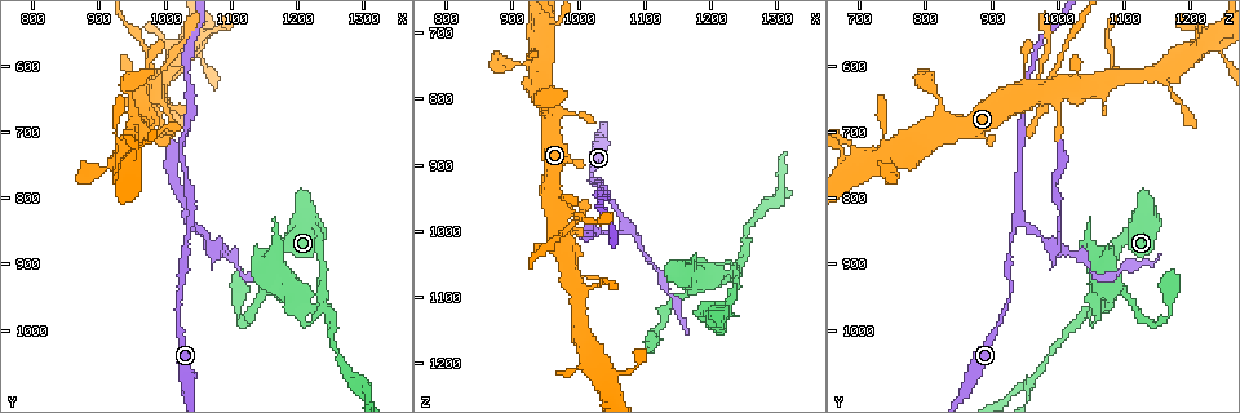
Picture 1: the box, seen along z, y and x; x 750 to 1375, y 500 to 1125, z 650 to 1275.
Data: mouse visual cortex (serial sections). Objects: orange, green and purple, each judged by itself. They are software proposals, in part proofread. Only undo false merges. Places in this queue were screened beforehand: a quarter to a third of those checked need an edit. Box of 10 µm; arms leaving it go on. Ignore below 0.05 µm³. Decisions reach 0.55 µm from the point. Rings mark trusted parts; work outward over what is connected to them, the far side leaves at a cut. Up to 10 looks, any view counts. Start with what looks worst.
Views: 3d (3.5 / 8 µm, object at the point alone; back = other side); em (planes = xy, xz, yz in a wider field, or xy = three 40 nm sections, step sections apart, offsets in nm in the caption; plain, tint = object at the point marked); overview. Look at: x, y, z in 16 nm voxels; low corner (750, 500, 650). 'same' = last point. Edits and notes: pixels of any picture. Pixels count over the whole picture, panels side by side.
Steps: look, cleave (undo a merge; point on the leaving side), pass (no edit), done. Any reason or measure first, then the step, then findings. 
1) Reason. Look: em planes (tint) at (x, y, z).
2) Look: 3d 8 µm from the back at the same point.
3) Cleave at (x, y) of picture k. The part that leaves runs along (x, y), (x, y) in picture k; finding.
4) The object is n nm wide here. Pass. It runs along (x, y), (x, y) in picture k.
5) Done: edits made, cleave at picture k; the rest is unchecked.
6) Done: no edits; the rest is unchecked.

Three arms meet. Look: 3d 3.5 µm at (1040, 835, 940).

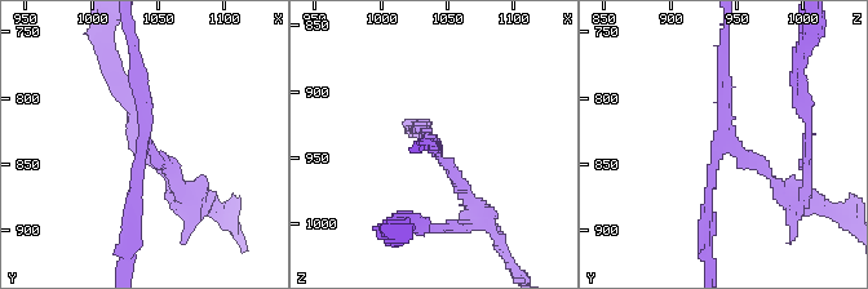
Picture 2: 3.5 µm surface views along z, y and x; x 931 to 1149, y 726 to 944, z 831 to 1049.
Look: em xy step 5 (tint) at (1038, 832, 940).

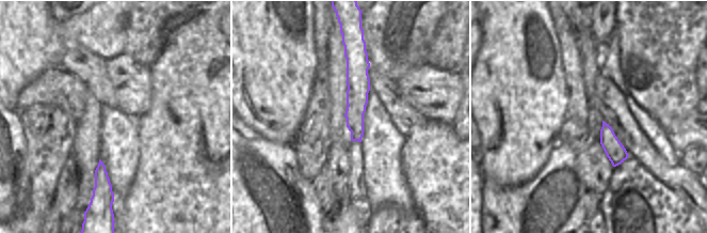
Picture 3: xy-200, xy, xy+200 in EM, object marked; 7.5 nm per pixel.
3 arms meet here; the arms are 150, 150, 200 nm wide. Cleave at (764, 169) of picture 2. The part that leaves runs along (727, 143), (791, 199), (807, 183) in picture 2; a second cell is stuck on.

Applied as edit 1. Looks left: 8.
Look: overview.

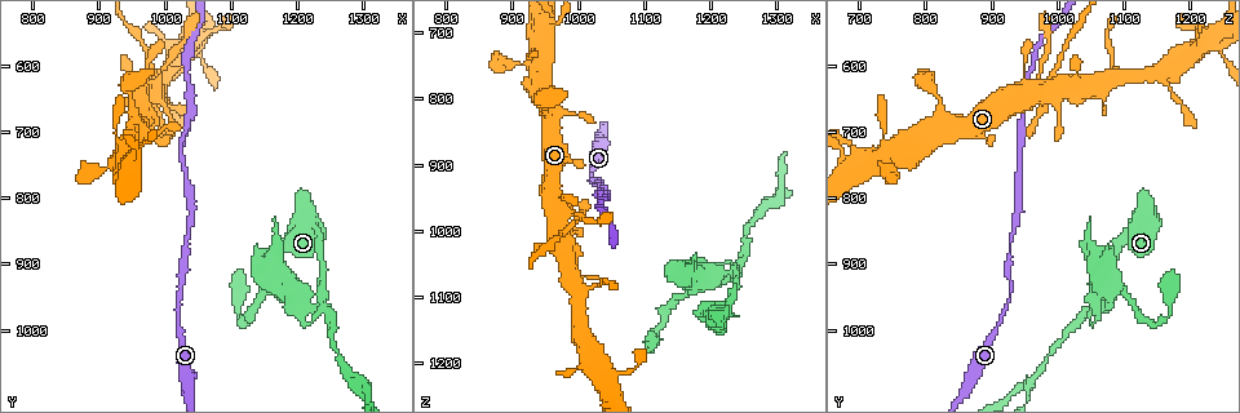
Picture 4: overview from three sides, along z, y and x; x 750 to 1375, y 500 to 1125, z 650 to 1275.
A narrow waist. Look: 3d 8 µm at (980, 625, 970).

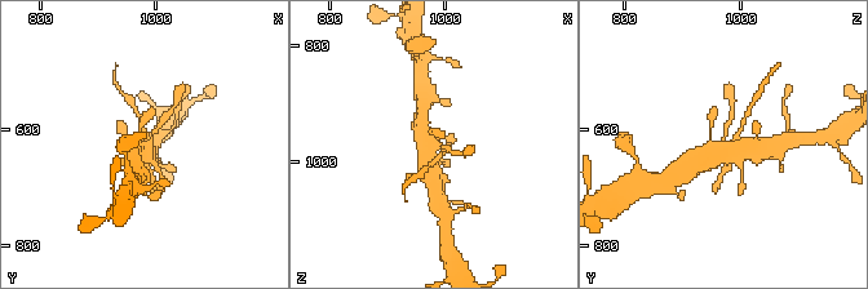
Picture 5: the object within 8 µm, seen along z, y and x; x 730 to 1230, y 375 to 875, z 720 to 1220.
Look: 3d 3.5 µm at the same point.

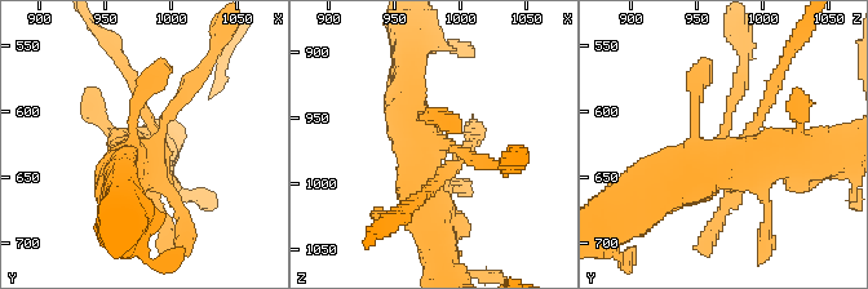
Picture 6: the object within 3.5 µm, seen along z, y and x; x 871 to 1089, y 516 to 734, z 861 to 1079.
Look: em xy step 2 (tint) at (980, 630, 968).

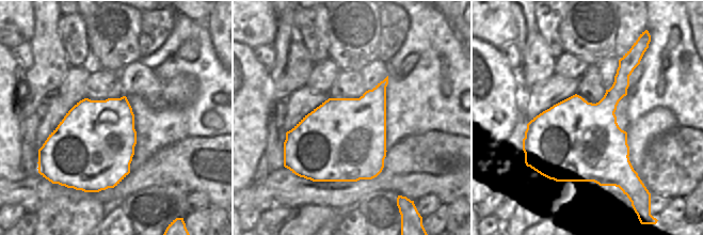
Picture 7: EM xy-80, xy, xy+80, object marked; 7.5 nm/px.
Cleave at (712, 232) of picture 6. The part that leaves runs along (448, 163), (452, 169), (404, 212) in picture 6; two cells meet here.

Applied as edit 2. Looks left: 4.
Look: overview.

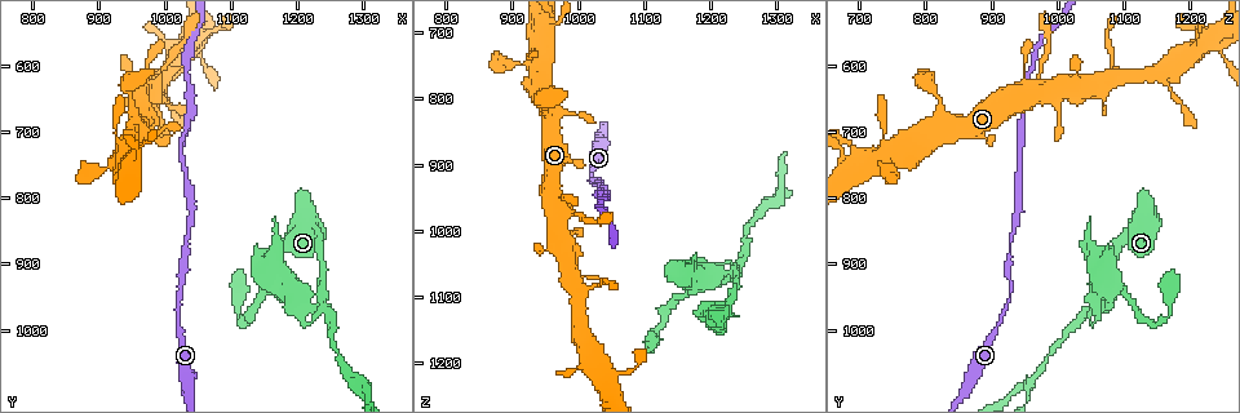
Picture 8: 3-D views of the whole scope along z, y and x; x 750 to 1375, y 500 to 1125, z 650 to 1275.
Branch point. Look: 3d 3.5 µm at (1235, 950, 1065).

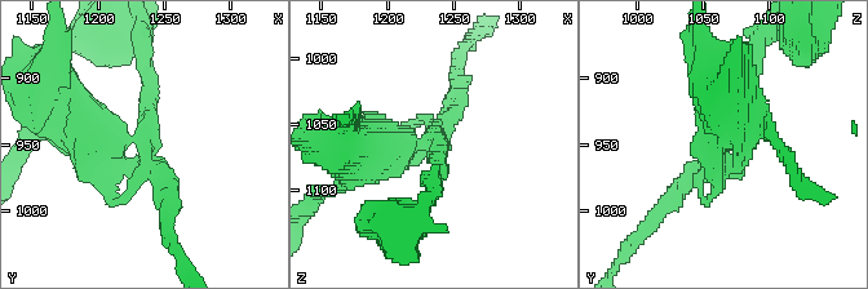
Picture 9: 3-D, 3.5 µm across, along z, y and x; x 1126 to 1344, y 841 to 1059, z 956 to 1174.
Look: em planes (tint) at (1236, 944, 1066).

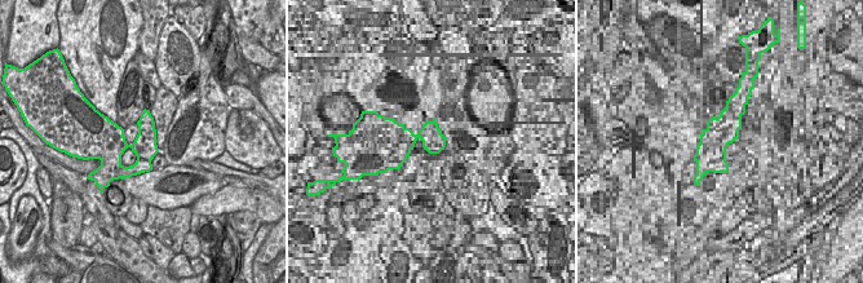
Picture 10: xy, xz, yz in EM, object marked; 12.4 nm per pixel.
Pass. It runs along (144, 63), (147, 138), (69, 123) in picture 9; all the same cell.

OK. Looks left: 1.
Done: edits made, cleave at picture 2, cleave at picture 6; the rest is unchecked.

